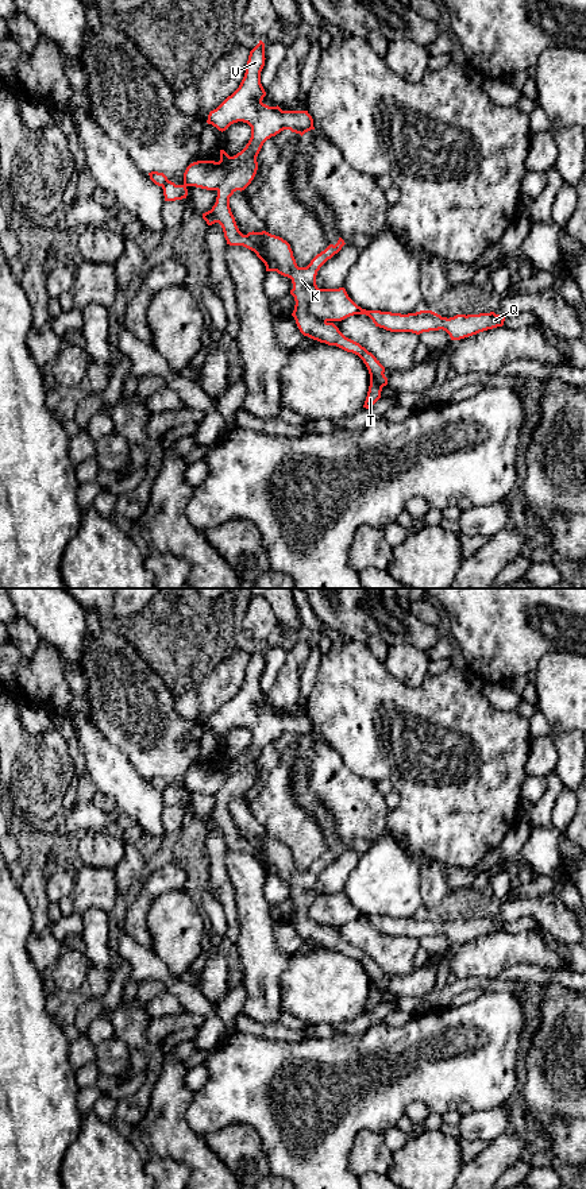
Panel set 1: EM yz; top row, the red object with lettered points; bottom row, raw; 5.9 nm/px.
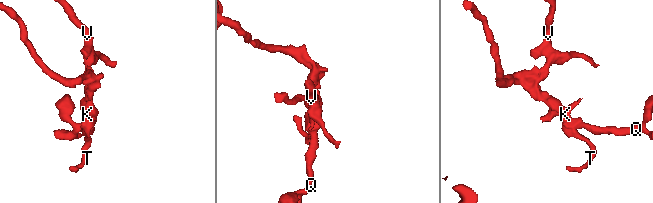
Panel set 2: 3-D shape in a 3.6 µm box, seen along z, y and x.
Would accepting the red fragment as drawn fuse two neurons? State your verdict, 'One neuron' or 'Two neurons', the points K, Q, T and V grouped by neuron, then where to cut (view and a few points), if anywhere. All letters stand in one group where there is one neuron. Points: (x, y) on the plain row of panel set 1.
Two neurons. Groups: K T V / Q. Split along yz (317, 892), (309, 907), (309, 917), (326, 926)

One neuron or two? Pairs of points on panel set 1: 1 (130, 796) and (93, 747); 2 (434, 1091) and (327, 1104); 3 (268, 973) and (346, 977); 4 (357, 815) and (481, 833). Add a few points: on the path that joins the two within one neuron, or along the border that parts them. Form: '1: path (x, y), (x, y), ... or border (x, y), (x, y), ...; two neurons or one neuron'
1: path (124, 784), (103, 759); one neuron
2: path (407, 1091), (354, 1091); one neuron
3: border (290, 957), (280, 979), (280, 1006); two neurons
4: border (390, 810), (385, 827); two neurons

